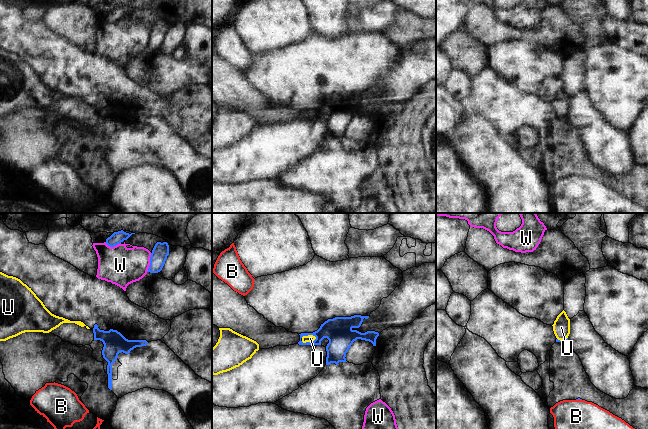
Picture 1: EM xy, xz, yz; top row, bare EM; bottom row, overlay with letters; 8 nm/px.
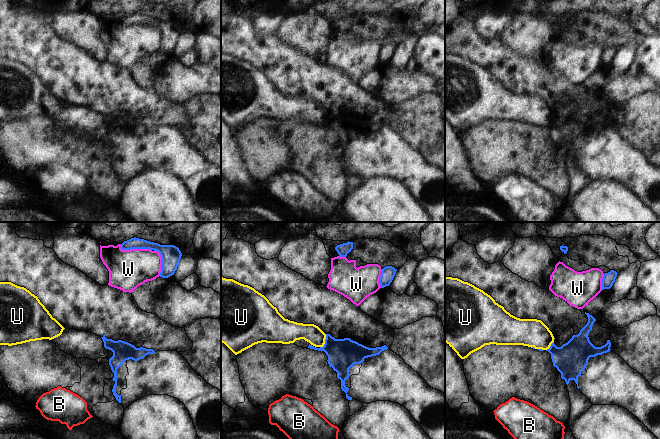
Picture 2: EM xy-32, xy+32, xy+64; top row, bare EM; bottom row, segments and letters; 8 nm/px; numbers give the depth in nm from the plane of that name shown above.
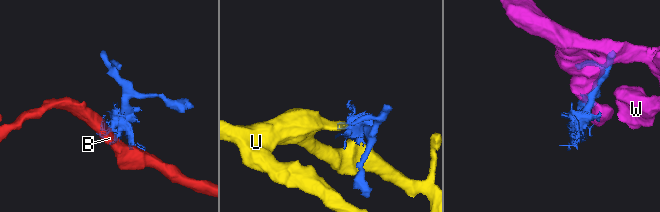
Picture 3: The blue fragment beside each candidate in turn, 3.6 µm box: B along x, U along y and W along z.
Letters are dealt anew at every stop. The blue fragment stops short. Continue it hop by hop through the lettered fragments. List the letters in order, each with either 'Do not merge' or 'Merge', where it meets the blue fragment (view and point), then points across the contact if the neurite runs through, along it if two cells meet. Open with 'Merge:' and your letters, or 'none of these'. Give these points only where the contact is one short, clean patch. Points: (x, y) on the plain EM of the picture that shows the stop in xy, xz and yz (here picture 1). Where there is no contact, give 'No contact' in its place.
Merge: none of these
B: Do not merge. Touches blue at yz (579, 175). Boundary: yz (576, 175), (581, 175)
U: Do not merge. Touches blue at xz (308, 118). Boundary: xz (316, 113), (312, 117), (301, 117)
W: Do not merge. Touches blue at xy (150, 38)

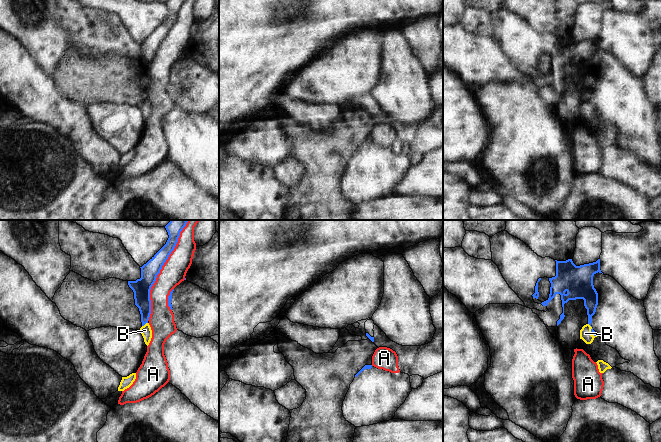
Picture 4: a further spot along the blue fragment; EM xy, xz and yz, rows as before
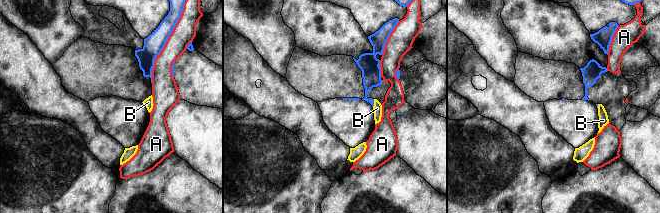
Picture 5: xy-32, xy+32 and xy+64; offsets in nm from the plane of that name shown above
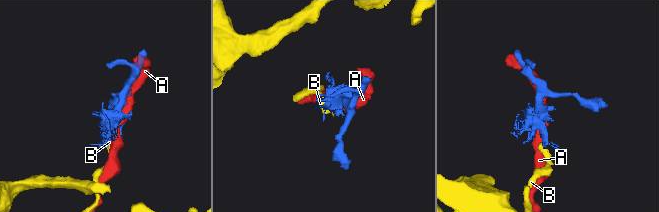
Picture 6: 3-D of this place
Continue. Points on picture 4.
Merge: none of these
A: Do not merge. Touches blue at xy (159, 48)
B: Do not merge. Touches blue at xy (144, 100). Boundary: xy (147, 98), (142, 102)

